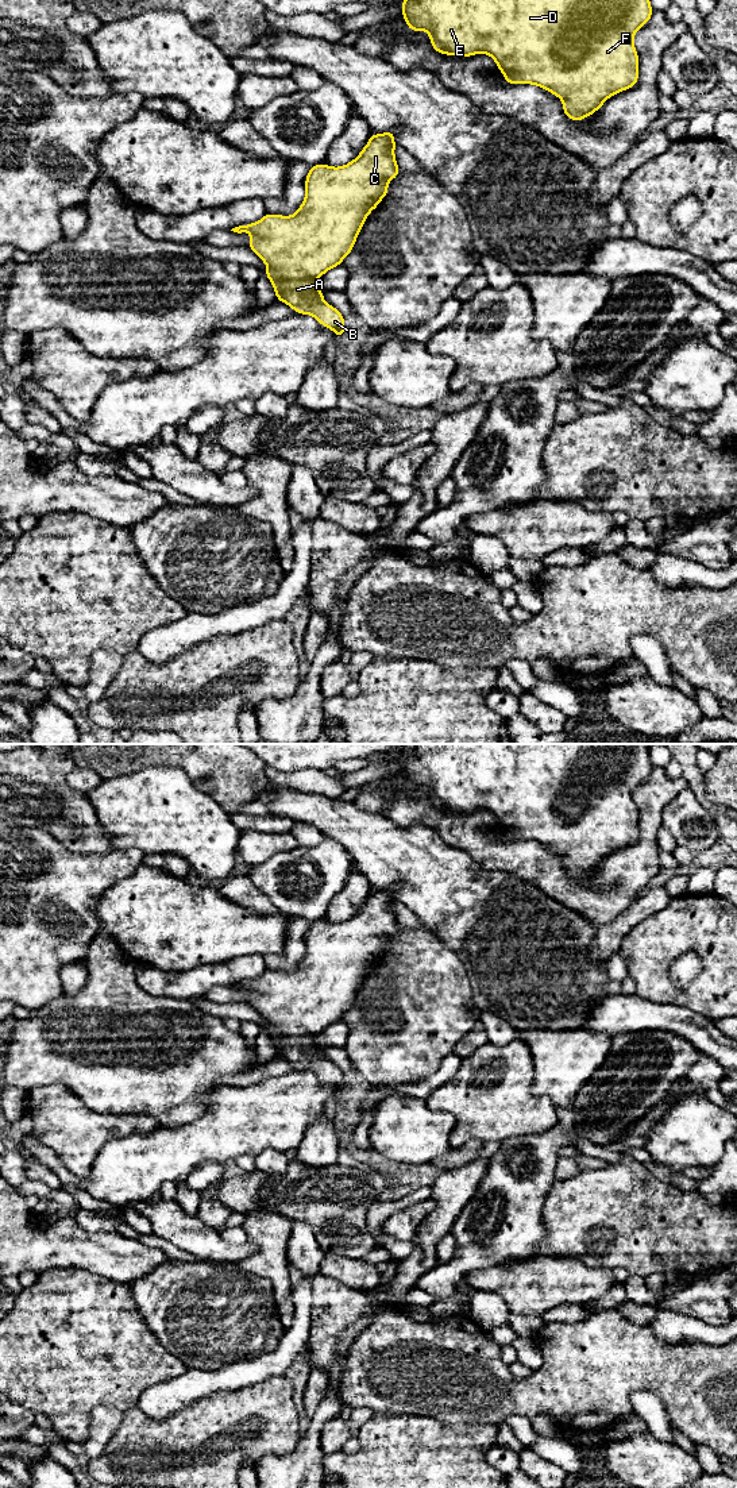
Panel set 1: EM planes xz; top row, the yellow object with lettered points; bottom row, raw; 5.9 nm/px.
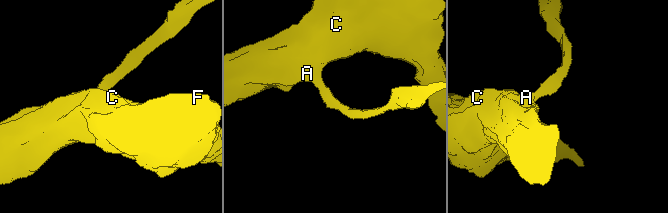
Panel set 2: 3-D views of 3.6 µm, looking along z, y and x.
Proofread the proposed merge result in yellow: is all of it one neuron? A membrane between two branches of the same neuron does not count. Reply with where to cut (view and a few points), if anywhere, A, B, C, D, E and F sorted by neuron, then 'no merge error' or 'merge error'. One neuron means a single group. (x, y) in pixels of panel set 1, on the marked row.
cut none; groups A B C D E F; no merge error

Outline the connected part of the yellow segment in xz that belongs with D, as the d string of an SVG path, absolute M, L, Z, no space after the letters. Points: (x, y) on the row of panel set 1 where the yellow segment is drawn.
M404 0L400 5L408 28L428 31L435 51L462 58L481 53L489 54L497 62L497 69L503 73L505 84L532 84L553 93L563 101L563 112L572 122L580 122L595 113L609 97L628 90L638 82L638 54L633 45L633 36L653 14L649 0Z

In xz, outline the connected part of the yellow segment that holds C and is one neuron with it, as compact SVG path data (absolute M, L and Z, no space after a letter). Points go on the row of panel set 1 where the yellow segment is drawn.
M371 134L359 155L344 166L332 167L324 162L310 166L305 178L305 200L293 216L266 213L258 223L231 230L252 236L247 247L269 267L262 273L271 281L277 301L288 304L296 313L312 315L323 327L335 331L335 339L347 332L344 316L324 301L324 290L316 288L315 281L342 265L352 251L368 213L389 194L386 184L401 171L394 155L394 134Z

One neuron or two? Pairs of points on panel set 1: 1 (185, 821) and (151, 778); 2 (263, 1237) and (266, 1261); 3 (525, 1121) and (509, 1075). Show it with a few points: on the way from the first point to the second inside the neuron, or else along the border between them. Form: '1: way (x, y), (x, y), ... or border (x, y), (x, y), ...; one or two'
1: way (174, 810), (157, 789); one
2: way (266, 1242), (266, 1256); one
3: way (514, 1110), (509, 1105), (509, 1086); one

